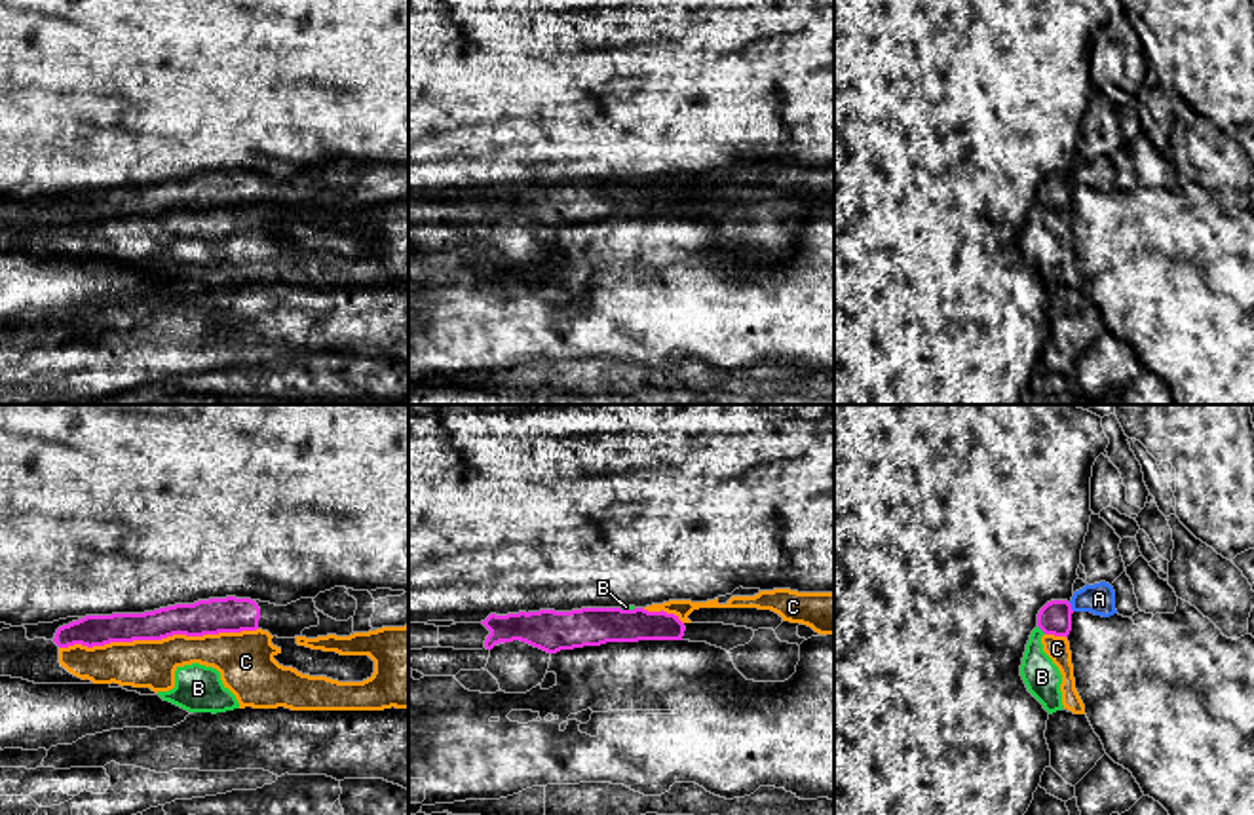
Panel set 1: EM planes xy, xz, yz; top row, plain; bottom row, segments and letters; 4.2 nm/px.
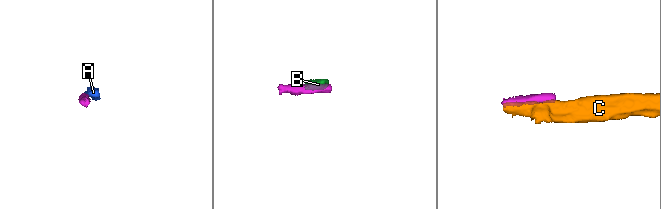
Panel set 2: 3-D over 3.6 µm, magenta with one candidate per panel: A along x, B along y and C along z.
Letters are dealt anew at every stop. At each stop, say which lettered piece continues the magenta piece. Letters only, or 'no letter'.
A

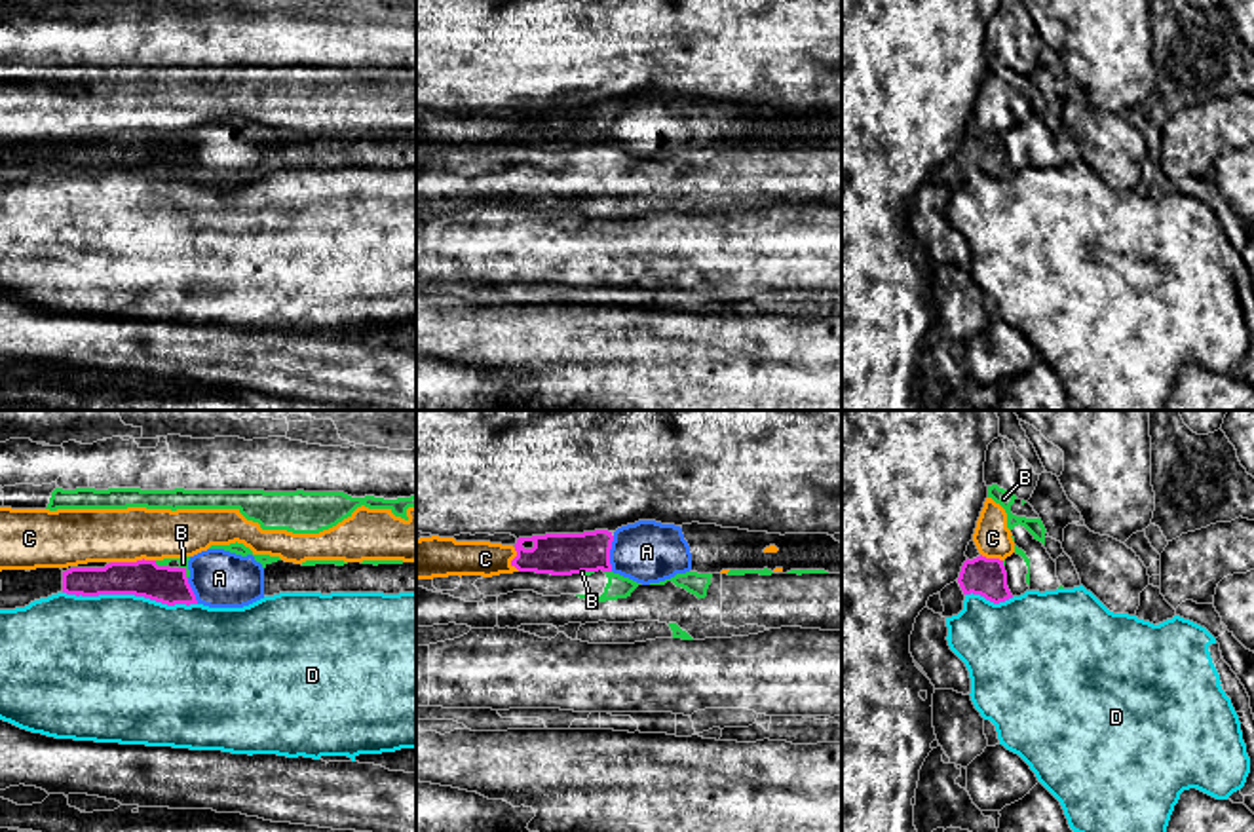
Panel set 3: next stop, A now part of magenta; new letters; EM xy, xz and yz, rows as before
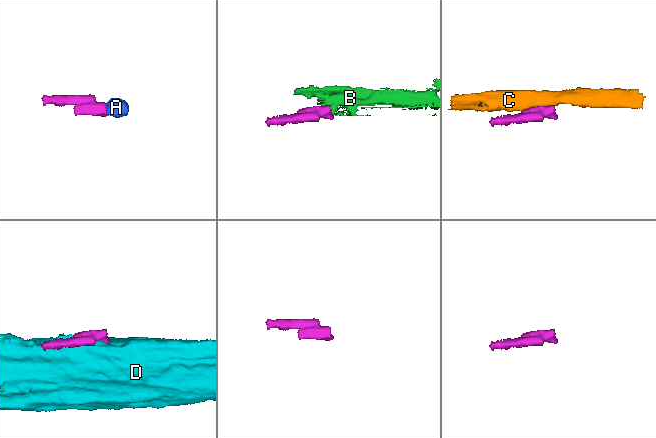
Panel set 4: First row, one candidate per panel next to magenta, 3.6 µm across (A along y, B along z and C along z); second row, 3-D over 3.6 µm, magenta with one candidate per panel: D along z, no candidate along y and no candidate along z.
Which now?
A

